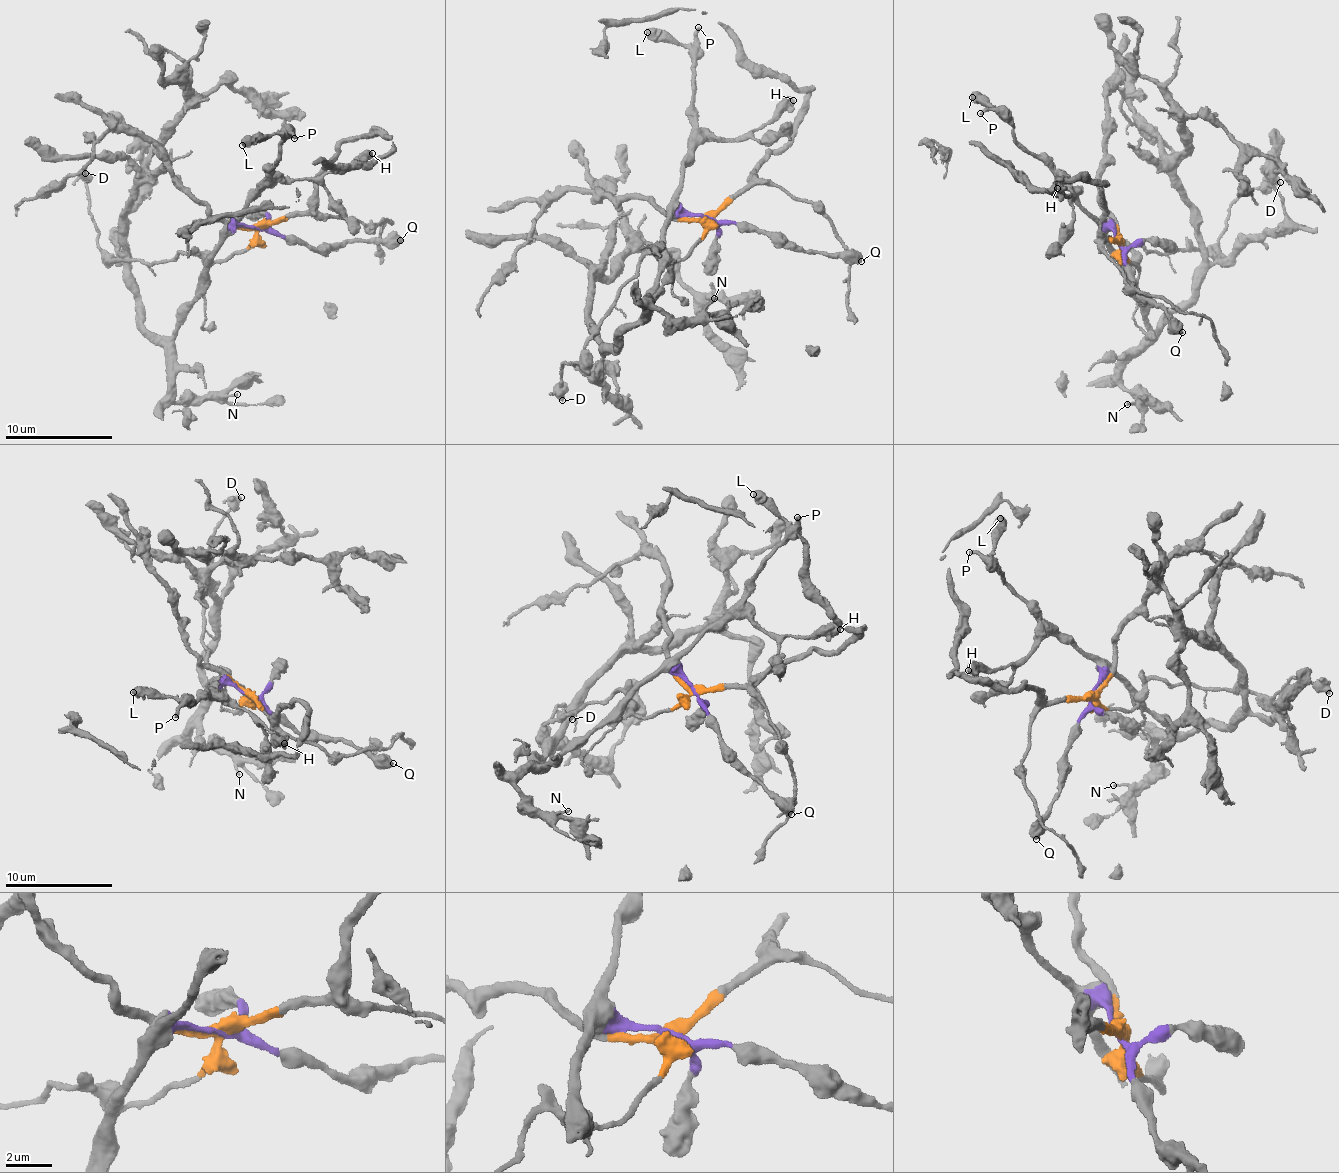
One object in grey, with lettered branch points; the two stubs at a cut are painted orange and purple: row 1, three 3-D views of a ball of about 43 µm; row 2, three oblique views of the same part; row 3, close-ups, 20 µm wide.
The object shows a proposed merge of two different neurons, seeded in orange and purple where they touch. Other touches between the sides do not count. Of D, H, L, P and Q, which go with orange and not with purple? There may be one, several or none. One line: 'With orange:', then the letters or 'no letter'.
With orange: D

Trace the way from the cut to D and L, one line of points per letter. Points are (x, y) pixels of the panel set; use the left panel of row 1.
D: (260, 229), (257, 243), (222, 260), (184, 251), (157, 262), (110, 259), (99, 244), (84, 172)
L: (258, 229), (233, 223), (234, 219), (279, 156), (283, 138), (253, 137), (242, 146)

